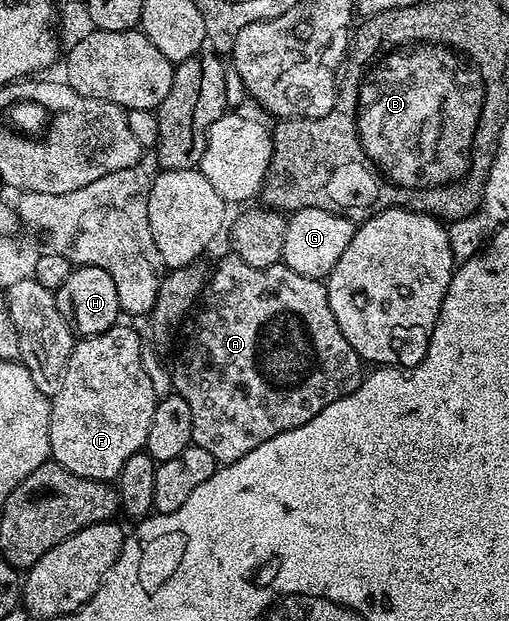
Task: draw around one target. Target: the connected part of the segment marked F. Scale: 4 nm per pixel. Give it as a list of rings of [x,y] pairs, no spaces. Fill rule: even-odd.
[[[124,324],[112,325],[93,337],[80,337],[73,344],[62,387],[58,387],[50,401],[51,460],[79,477],[109,483],[115,482],[122,471],[122,463],[126,463],[130,455],[144,449],[146,431],[150,431],[150,419],[154,419],[154,407],[158,400],[146,375],[146,367],[142,367],[141,334]]]

